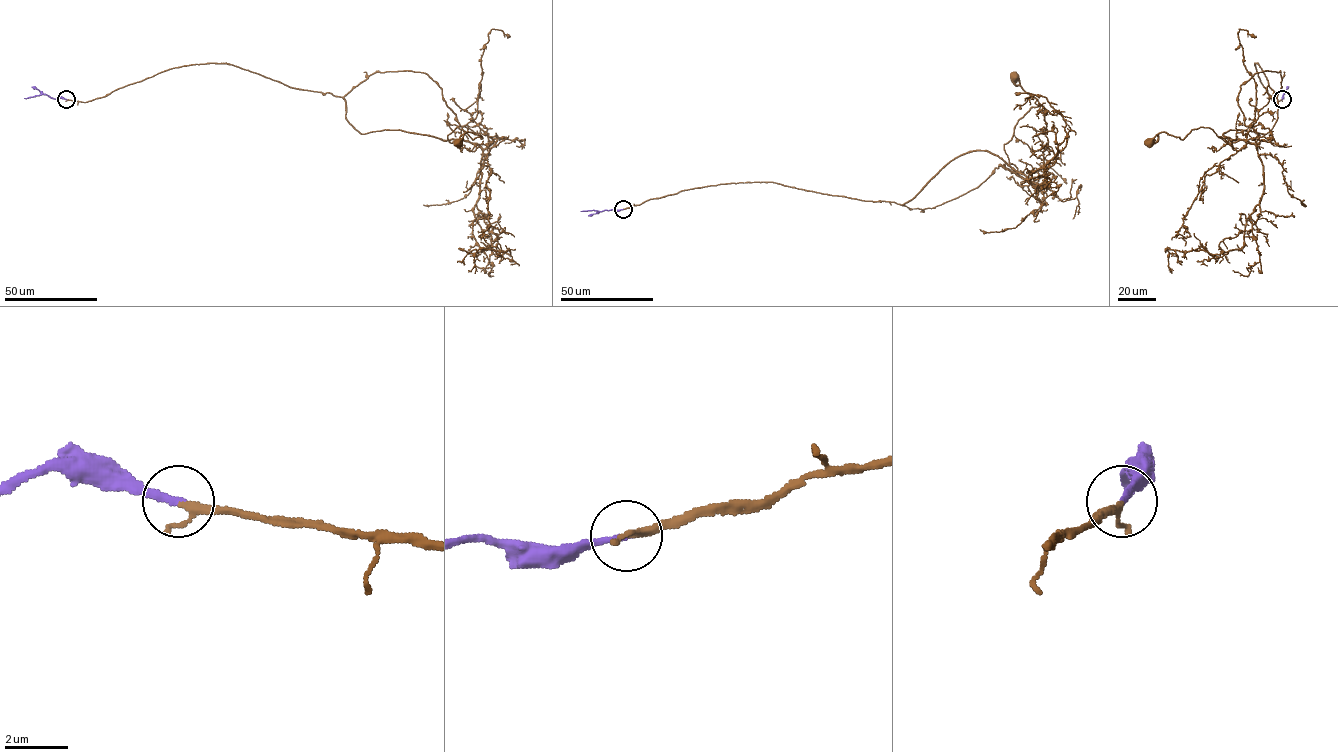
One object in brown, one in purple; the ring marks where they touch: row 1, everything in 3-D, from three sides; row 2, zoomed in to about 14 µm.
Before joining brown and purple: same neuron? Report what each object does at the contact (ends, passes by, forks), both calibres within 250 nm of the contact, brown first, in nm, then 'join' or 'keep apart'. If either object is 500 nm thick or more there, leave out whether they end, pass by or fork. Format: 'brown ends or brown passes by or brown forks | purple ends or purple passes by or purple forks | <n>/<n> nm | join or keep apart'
brown passes by | purple ends | 170/200 nm | join

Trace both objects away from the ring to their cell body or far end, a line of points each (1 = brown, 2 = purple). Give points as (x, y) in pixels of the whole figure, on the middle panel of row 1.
1: (623, 209), (766, 182), (902, 205), (966, 153), (1010, 167), (1004, 145), (1038, 104), (1015, 77)
2: (623, 209), (581, 211)

